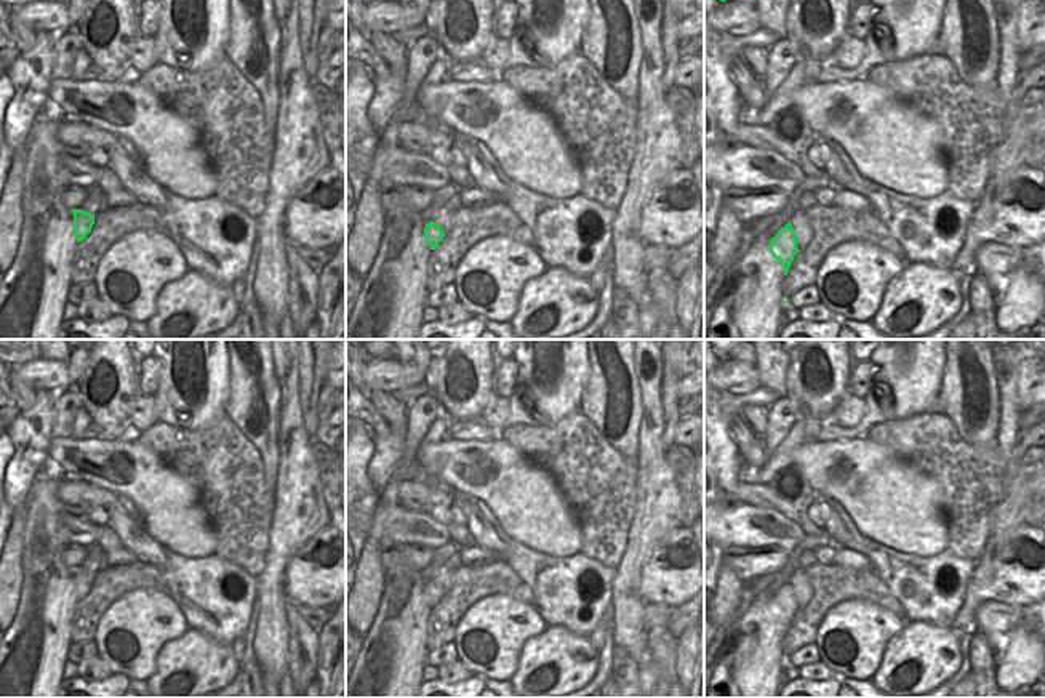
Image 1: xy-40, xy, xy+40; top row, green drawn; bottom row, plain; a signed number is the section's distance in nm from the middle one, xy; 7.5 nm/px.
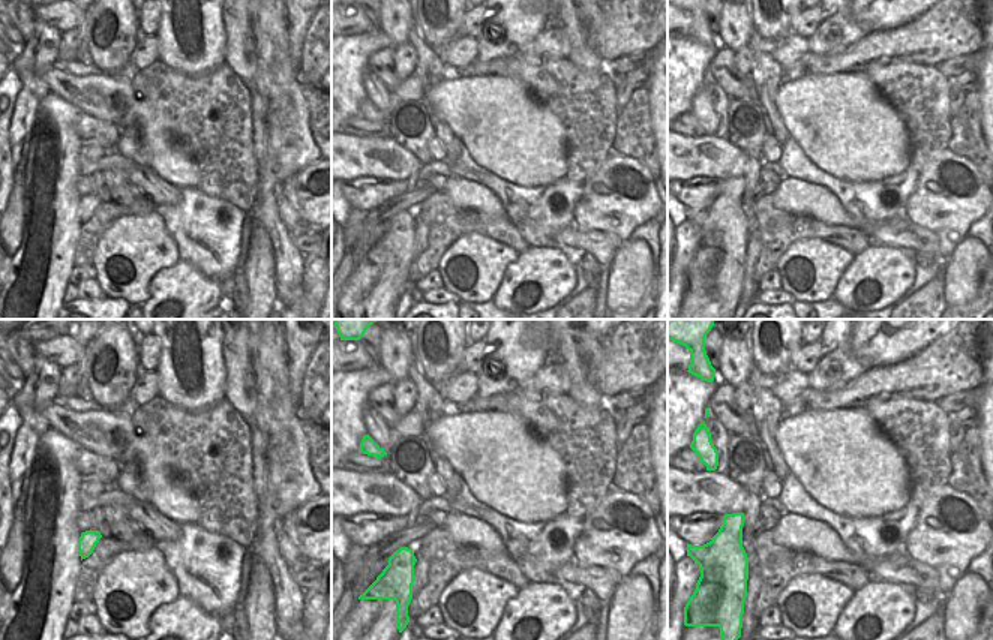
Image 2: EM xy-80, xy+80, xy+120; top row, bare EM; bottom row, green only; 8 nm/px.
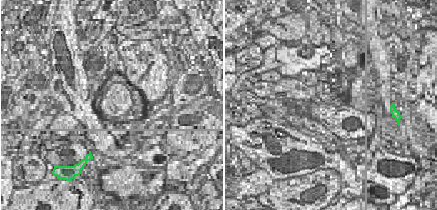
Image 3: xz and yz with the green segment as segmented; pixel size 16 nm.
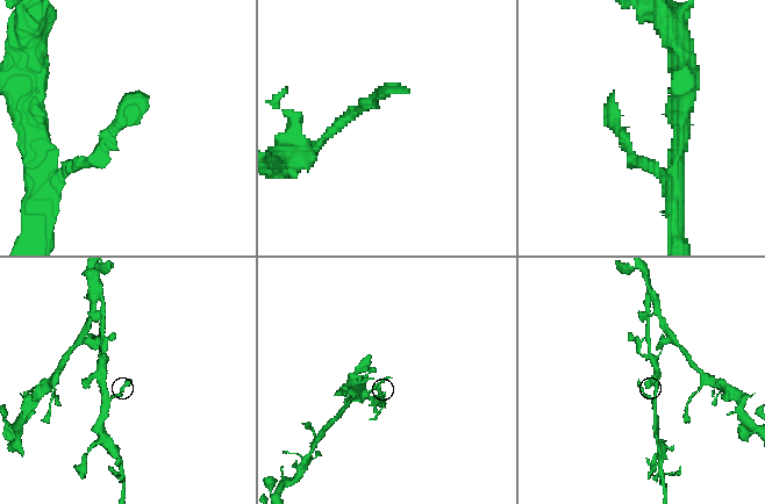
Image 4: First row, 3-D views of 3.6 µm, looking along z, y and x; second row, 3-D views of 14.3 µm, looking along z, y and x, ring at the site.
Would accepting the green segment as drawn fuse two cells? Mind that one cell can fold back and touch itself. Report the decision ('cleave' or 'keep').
keep

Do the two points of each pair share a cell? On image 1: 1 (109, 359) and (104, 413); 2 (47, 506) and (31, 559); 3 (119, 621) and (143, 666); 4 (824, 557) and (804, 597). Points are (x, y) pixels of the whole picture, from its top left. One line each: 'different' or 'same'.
1: same
2: same
3: same
4: different

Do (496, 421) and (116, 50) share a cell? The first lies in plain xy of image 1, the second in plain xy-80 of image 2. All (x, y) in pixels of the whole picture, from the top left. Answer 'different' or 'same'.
different

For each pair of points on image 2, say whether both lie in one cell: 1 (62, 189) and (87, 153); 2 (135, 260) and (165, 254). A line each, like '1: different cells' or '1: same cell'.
1: different cells
2: same cell

